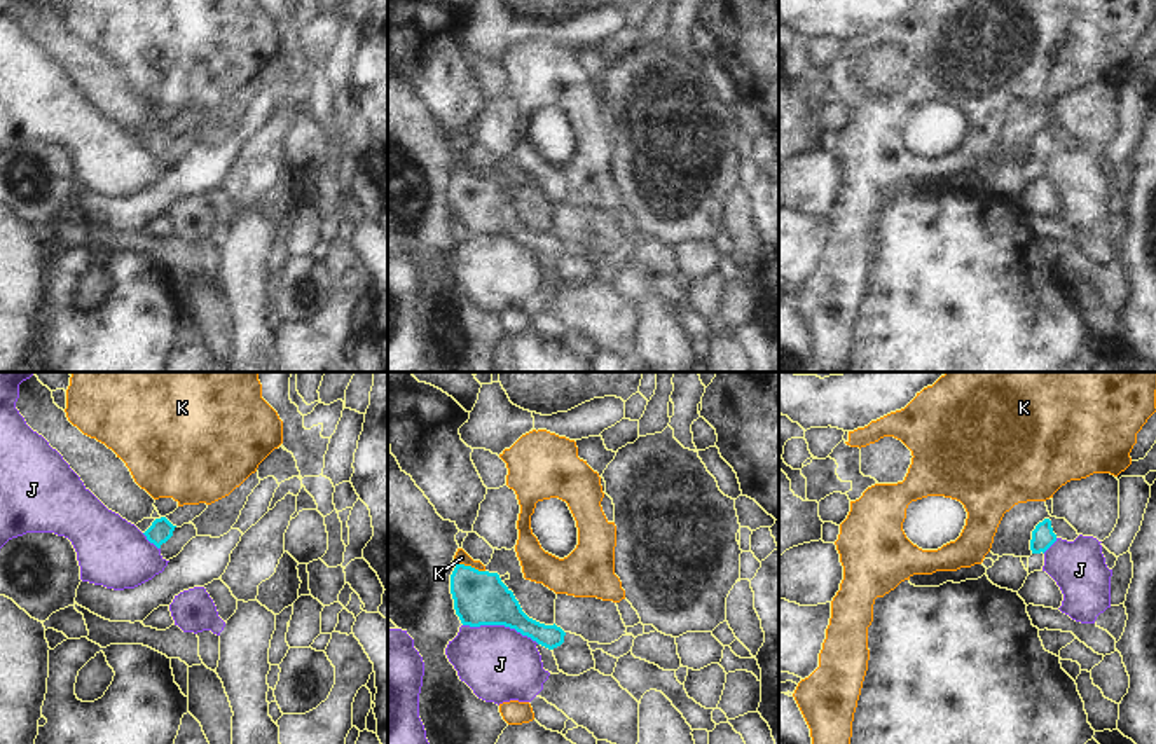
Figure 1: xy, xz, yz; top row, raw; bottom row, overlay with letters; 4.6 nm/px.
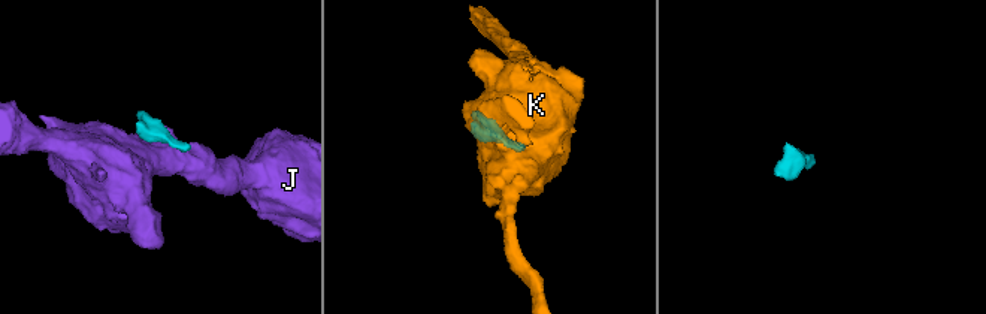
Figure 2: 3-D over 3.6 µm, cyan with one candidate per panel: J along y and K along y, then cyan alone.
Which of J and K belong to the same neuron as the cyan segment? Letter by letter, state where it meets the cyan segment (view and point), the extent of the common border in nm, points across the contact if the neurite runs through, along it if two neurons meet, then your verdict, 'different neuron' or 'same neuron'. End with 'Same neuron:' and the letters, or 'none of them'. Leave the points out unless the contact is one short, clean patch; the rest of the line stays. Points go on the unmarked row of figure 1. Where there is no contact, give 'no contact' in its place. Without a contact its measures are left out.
J: contact xz (502, 233); length 360 nm; different neuron
K: contact xz (470, 175); length 150 nm; border xz (454, 173), (470, 173), (484, 180); different neuron
Same neuron: none of them

